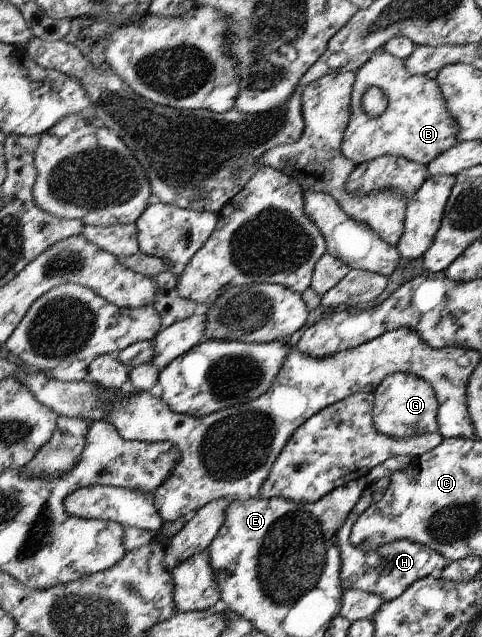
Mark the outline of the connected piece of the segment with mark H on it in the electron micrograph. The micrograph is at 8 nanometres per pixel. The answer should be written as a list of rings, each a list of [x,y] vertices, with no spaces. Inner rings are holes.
[[[384,477],[369,483],[364,488],[364,492],[362,492],[362,496],[360,496],[356,506],[348,514],[348,518],[344,521],[342,528],[336,533],[336,544],[338,544],[340,553],[340,584],[342,584],[343,590],[363,590],[380,596],[384,602],[398,598],[420,578],[433,574],[439,575],[440,571],[451,563],[439,551],[432,550],[431,547],[422,546],[419,542],[412,542],[411,540],[390,542],[390,544],[380,546],[380,548],[370,550],[370,552],[362,552],[351,543],[351,530],[354,528],[355,522],[359,520],[359,516],[367,508],[370,508],[370,505],[375,505],[376,502],[382,500],[390,484],[390,477]]]

